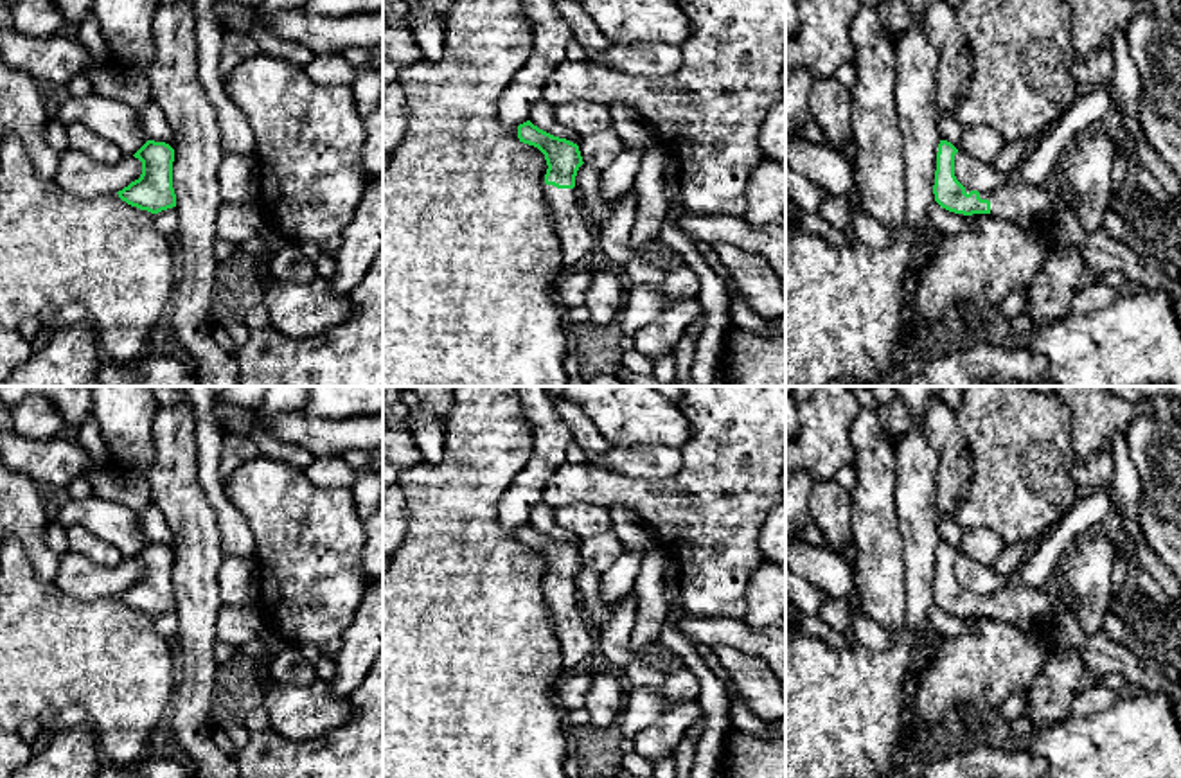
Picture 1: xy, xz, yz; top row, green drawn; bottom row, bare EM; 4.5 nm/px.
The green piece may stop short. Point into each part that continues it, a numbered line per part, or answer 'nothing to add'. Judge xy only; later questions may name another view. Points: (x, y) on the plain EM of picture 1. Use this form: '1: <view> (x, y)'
nothing to add

